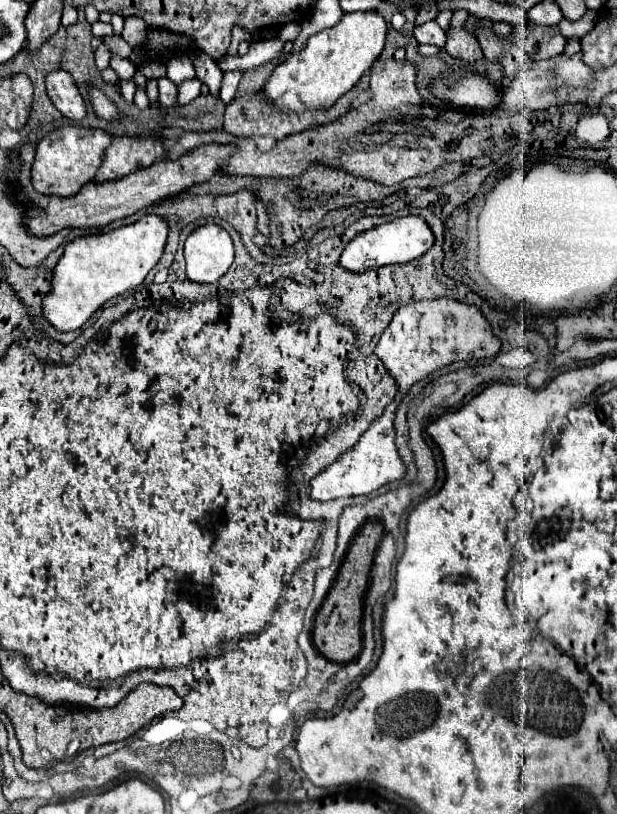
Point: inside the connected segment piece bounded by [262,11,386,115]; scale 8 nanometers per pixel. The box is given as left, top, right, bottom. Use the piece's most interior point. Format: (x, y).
(334, 59)

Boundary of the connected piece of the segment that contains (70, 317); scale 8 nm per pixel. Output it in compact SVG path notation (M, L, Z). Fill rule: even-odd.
M146 215L132 225L108 233L76 237L68 243L62 259L54 269L50 293L44 297L44 315L58 331L80 329L108 299L136 289L148 271L160 261L170 225L162 215Z

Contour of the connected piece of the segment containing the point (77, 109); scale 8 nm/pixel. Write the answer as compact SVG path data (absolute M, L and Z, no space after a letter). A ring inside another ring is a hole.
M64 69L52 71L46 77L46 89L48 95L54 103L54 107L68 119L74 121L82 121L86 119L86 103L78 91L76 81L72 79L72 75Z

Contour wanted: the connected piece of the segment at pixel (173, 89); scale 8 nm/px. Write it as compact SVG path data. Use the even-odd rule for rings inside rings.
M160 77L158 79L158 89L160 89L160 109L166 111L168 107L176 105L176 93L178 93L178 87L166 79L166 77Z

